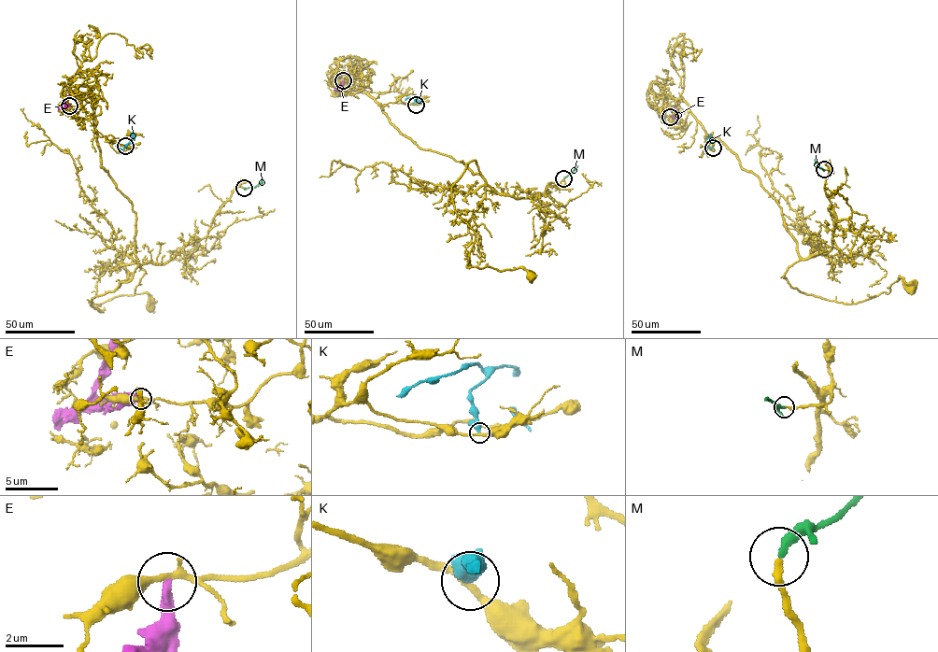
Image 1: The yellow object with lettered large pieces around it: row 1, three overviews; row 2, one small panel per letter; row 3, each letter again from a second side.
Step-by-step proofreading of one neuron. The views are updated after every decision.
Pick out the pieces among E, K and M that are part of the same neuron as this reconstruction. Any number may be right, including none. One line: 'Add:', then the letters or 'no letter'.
Add: M

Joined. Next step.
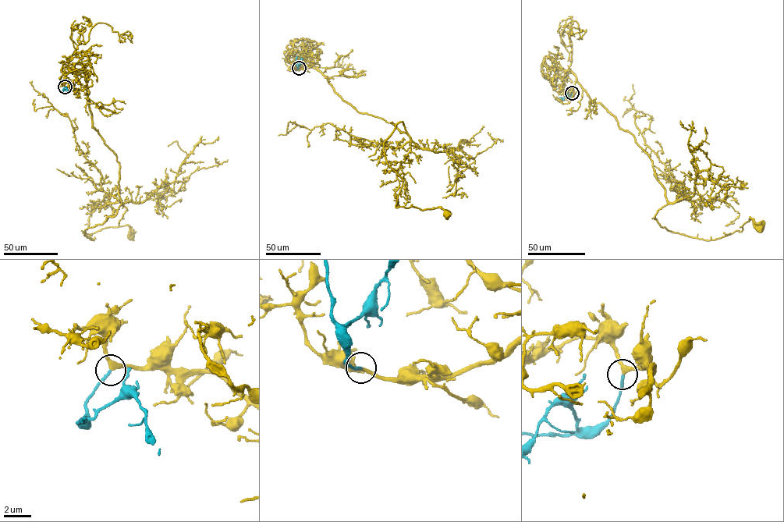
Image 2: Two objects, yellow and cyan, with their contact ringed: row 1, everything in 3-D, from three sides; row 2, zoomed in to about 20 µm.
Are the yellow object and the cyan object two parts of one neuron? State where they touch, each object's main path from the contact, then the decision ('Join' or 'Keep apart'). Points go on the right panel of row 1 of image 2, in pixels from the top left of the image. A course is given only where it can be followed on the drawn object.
Place: (572, 93). Course of yellow: (572, 93), (576, 81), (647, 154), (668, 203), (654, 218), (661, 226), (713, 240), (750, 218), (759, 228). Course of cyan: (572, 93), (569, 97), (565, 95), (561, 98). Join

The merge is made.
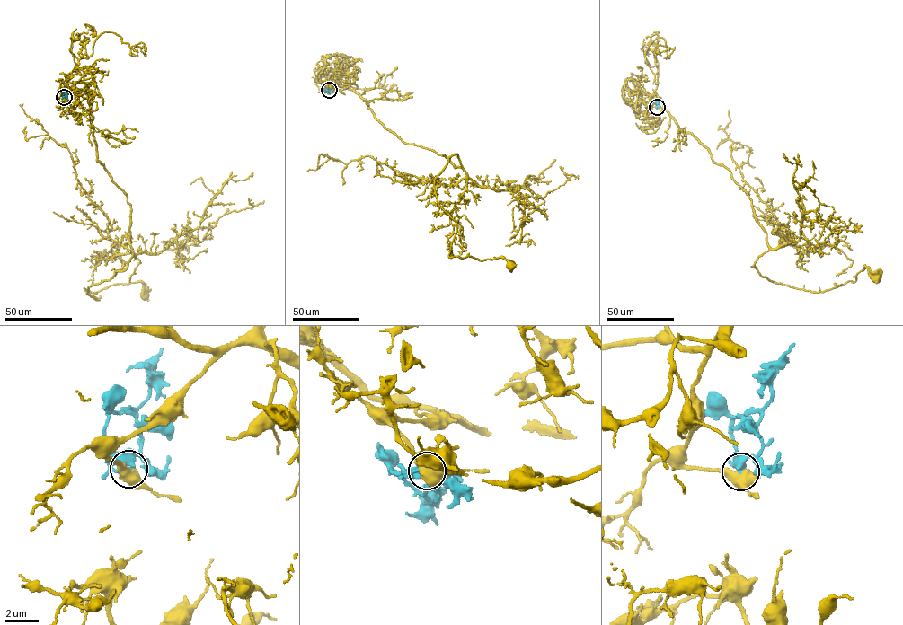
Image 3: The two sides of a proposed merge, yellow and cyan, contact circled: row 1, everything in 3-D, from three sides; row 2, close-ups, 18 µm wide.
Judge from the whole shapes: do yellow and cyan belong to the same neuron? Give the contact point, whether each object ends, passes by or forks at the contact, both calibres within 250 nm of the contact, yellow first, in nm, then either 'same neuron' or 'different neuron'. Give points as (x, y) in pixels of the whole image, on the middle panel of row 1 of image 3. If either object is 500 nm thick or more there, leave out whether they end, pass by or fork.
place (329, 90); calibres 550 and 440 nm; different neuron

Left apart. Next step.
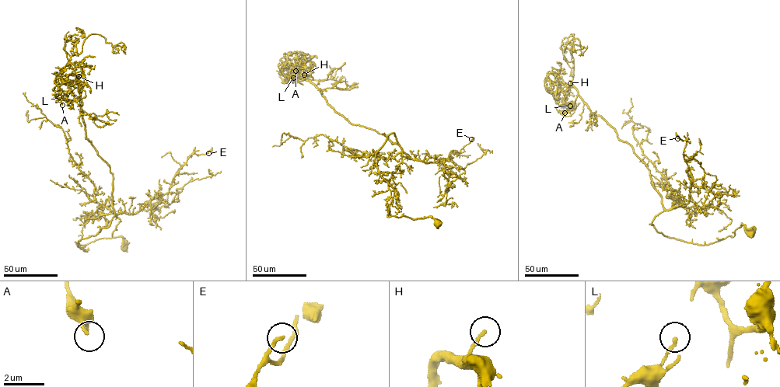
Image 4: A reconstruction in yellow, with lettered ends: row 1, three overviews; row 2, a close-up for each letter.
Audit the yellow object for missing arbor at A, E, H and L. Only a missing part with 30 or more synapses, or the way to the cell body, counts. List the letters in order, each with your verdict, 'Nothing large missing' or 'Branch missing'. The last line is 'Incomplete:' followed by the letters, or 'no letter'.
A: Nothing large missing
E: Nothing large missing
H: Branch missing
L: Nothing large missing
Incomplete: H

